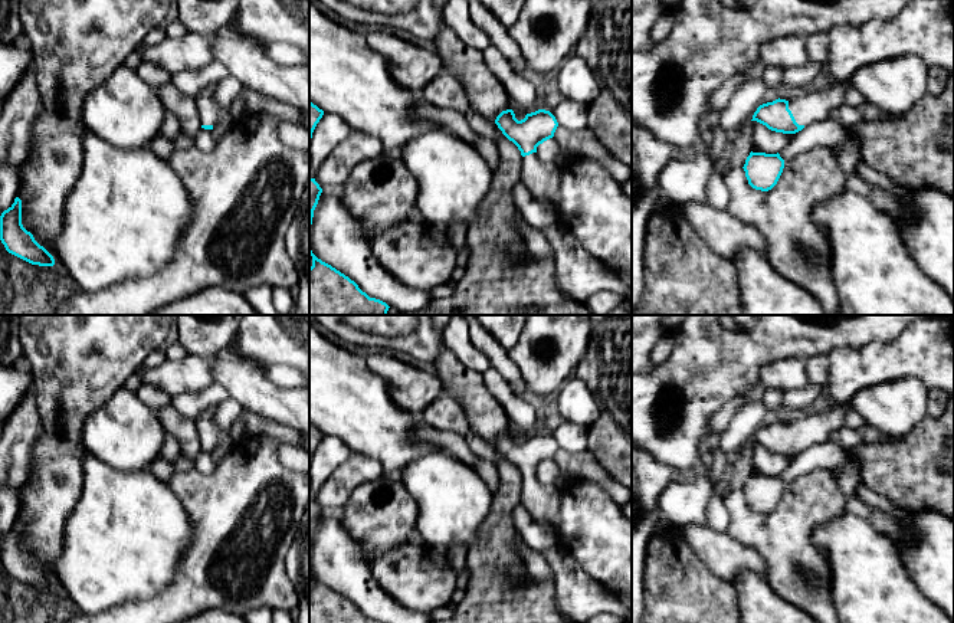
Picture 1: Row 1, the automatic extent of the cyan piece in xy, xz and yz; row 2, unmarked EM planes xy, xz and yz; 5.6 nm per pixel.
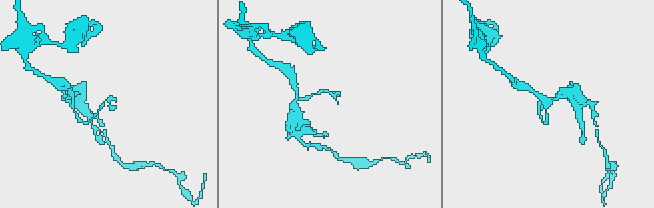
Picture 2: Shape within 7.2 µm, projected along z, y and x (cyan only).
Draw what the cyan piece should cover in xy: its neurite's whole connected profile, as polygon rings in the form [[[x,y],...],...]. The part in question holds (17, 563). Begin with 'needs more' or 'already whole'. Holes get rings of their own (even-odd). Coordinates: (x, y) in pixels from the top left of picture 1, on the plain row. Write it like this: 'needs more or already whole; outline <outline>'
already whole; outline [[[16,519],[14,525],[0,538],[0,563],[9,576],[32,587],[55,587],[53,578],[23,550],[22,522],[19,519]]]

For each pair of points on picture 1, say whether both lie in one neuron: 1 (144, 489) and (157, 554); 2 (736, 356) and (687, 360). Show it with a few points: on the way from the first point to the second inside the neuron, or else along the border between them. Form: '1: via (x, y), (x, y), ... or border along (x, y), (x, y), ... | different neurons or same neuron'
1: via (144, 505), (144, 538) | same neuron
2: via (724, 360), (698, 360) | same neuron

